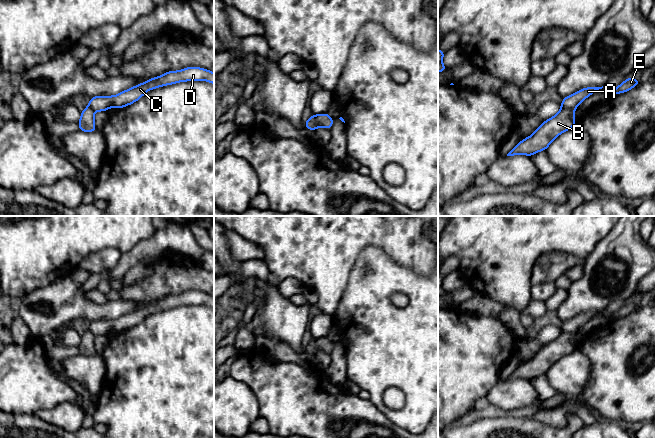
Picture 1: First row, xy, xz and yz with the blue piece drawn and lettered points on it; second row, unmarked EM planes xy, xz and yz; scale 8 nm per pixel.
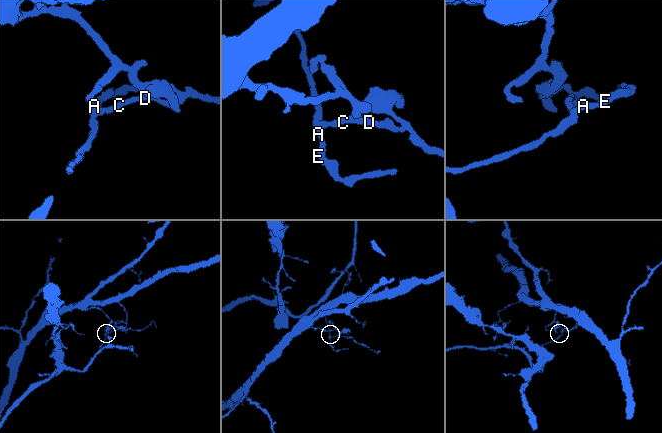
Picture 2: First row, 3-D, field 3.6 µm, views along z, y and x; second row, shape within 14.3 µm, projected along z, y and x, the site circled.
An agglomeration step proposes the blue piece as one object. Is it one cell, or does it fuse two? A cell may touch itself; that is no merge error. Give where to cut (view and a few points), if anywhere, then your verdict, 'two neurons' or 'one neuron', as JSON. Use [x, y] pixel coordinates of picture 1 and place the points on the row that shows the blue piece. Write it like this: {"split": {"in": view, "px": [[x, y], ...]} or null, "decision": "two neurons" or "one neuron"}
{"split": {"in": "xz", "px": [[316, 115], [316, 126], [314, 128]]}, "decision": "two neurons"}

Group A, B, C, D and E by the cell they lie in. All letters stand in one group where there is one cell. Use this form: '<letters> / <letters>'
A C D E / B

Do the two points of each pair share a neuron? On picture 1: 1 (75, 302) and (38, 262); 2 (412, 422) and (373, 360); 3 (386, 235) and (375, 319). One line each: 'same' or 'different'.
1: different
2: same
3: different

